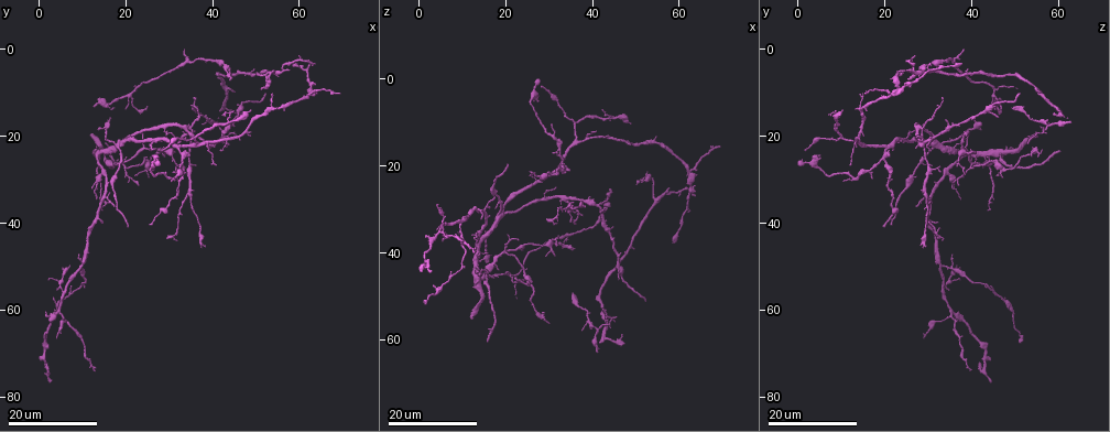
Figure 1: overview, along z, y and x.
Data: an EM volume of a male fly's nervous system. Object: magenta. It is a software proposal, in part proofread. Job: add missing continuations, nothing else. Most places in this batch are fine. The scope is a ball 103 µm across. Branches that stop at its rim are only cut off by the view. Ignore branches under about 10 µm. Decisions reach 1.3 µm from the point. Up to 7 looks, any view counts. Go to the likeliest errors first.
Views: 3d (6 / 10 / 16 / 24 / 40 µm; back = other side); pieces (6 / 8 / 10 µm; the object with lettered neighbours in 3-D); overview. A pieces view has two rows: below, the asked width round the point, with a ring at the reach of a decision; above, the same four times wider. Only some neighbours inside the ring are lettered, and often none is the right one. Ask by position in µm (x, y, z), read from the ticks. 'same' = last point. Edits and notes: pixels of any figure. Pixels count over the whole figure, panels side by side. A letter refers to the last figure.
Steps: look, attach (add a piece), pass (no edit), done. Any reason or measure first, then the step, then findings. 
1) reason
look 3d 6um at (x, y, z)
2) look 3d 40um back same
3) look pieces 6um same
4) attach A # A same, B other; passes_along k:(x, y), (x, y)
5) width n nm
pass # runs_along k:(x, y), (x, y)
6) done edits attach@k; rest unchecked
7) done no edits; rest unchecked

an open end
look 3d 24um at (24.5, 13.0, 45.5)

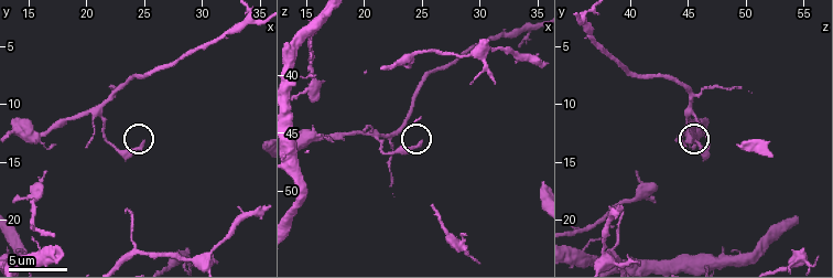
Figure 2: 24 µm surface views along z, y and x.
look pieces 6um at (24.8, 13.4, 45.8)

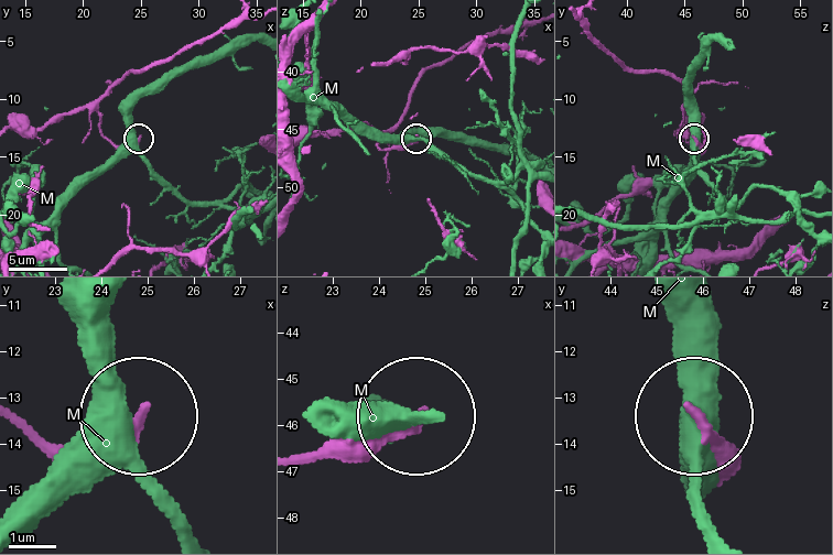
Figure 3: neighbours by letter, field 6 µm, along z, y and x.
pass # M other; no lettered piece goes on from it

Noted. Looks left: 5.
branch stops here
look 3d 16um at (35.0, 13.5, 49.0)

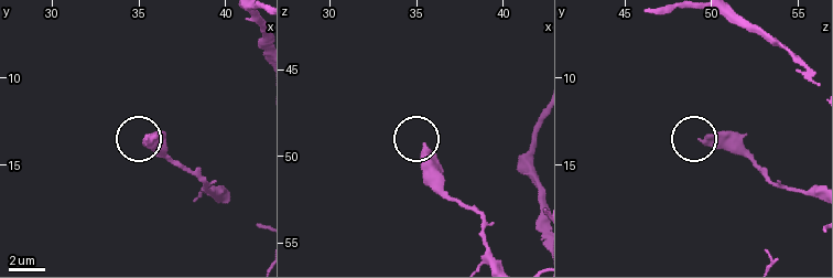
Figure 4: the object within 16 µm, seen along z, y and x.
what lies round it
look pieces 6um at (35.4, 13.6, 49.6)

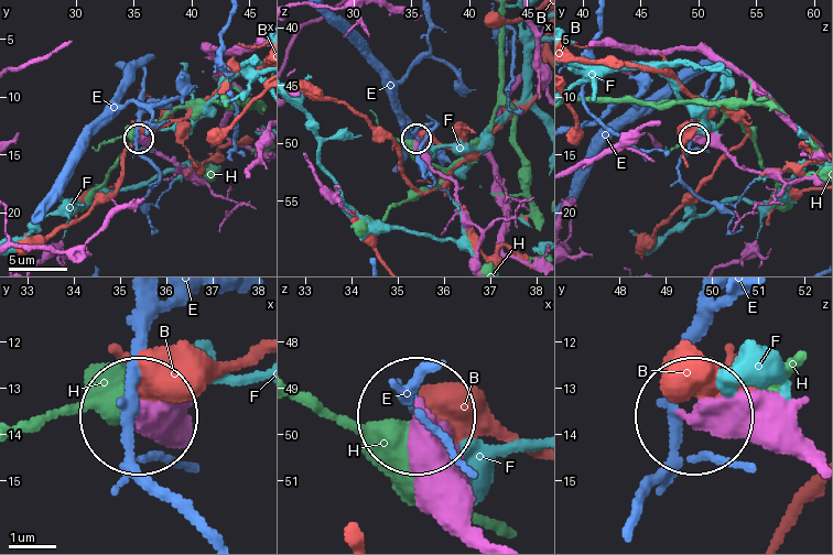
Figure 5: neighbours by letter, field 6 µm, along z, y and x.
pass # B other, E other, F other, H other; runs_along 5:(809, 468), (694, 421); no lettered piece goes on from it

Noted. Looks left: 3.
an open end
look 3d 24um at (14.0, 18.5, 42.0)

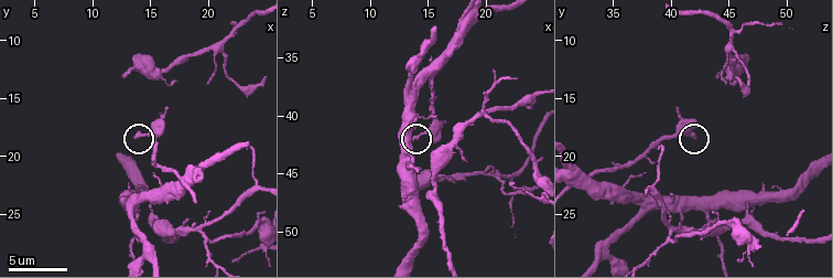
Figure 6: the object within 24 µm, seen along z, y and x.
look pieces 8um at (14.0, 18.2, 42.0)

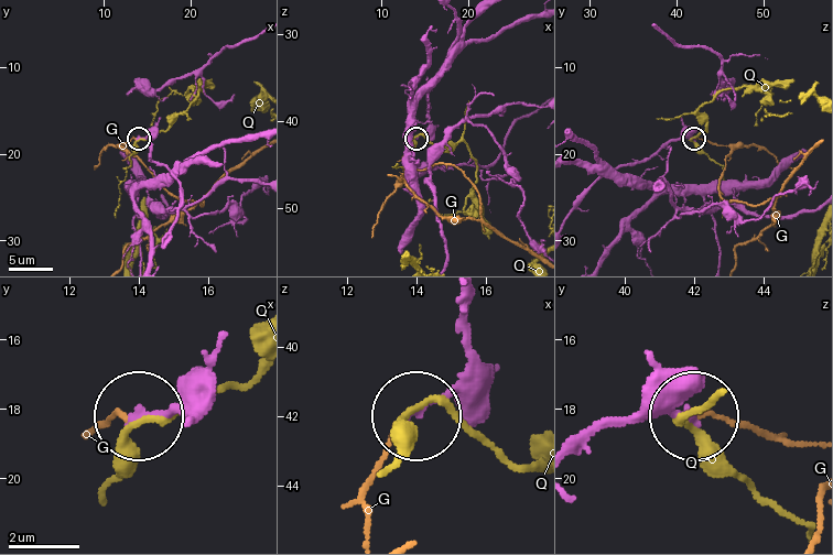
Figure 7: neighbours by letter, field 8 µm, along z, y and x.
pass # G other, Q other; runs_along 7:(467, 295), (465, 367), (418, 407); no lettered piece goes on from it

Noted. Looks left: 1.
done no edits; rest unchecked

